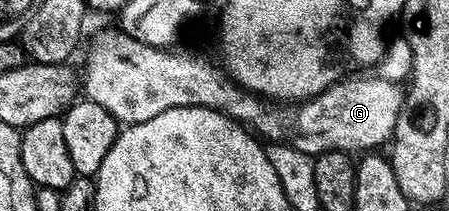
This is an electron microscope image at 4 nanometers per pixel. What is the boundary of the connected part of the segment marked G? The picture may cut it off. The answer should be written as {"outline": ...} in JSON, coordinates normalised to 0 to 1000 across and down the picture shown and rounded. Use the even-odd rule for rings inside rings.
{"outline":[[[840,355],[806,360],[771,365],[666,502],[659,630],[646,654],[657,701],[693,744],[724,716],[815,725],[851,682],[857,692],[875,654],[884,555],[900,502],[902,427],[891,393]]]}

